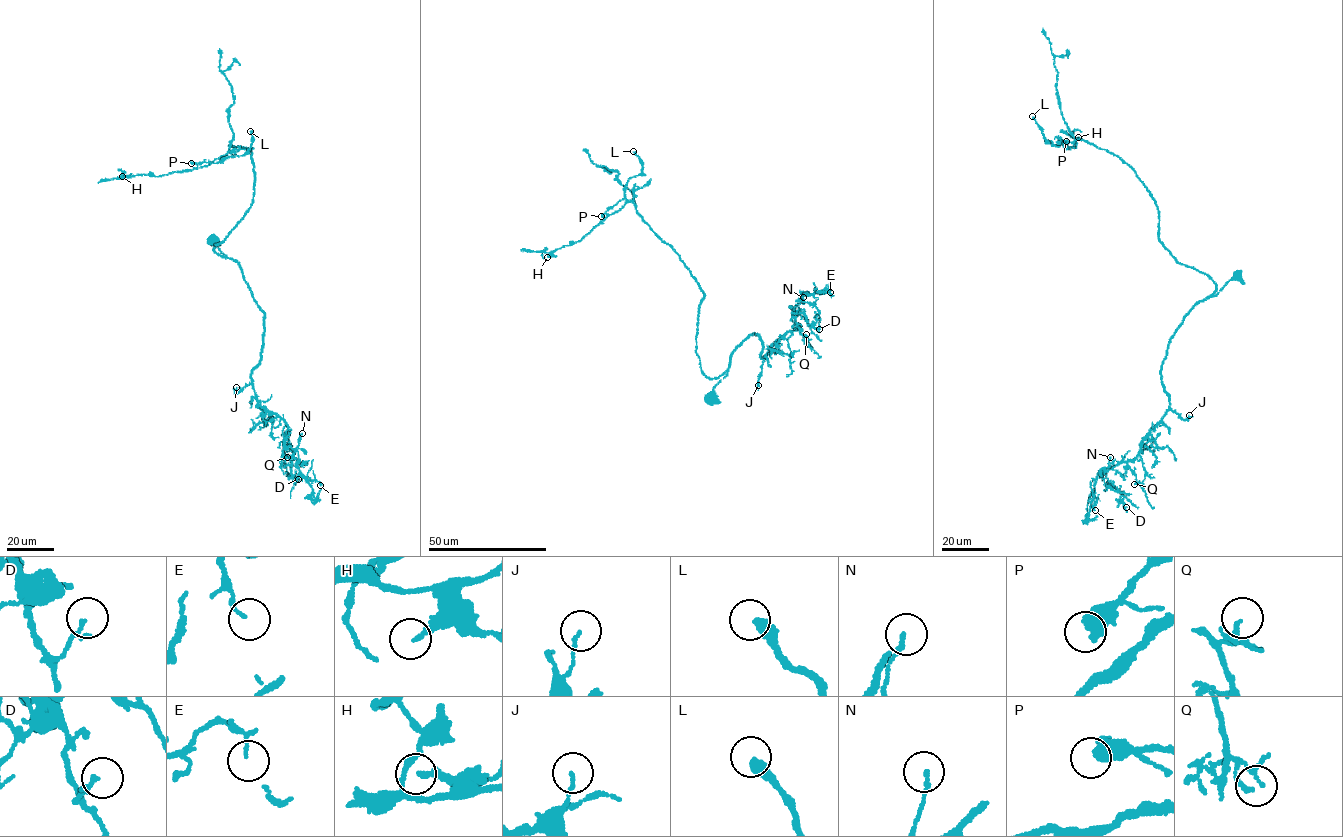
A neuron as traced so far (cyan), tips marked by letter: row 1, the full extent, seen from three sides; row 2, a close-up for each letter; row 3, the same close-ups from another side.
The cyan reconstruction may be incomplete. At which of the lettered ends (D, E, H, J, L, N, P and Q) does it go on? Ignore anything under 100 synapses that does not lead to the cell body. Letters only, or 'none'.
none

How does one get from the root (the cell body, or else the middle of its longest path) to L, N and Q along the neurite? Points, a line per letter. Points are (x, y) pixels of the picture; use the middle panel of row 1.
L: (711, 398), (727, 371), (708, 378), (696, 354), (704, 295), (626, 200), (626, 183), (642, 172), (633, 151)
N: (711, 398), (748, 336), (760, 338), (763, 359), (769, 346), (799, 328), (792, 313), (803, 297)
Q: (711, 398), (748, 336), (760, 338), (763, 359), (769, 346), (799, 328), (794, 322), (806, 334)

